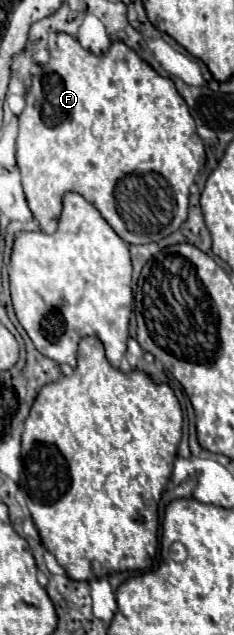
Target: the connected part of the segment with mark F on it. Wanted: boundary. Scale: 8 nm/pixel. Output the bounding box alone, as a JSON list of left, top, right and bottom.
[16,32,206,244]

